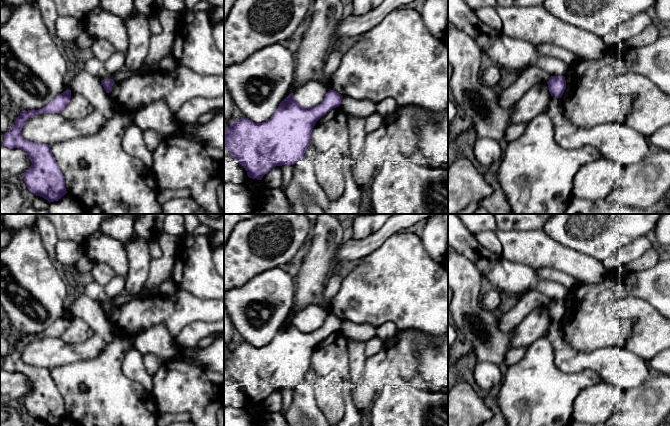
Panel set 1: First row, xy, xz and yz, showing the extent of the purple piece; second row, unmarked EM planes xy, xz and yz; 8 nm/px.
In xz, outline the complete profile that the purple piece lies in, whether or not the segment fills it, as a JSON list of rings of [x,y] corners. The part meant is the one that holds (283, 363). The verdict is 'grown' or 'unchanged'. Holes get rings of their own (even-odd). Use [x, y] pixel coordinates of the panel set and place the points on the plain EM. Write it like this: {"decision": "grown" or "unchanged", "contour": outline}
{"decision": "unchanged", "contour": [[[329,313],[324,324],[314,331],[300,330],[293,318],[286,321],[266,346],[255,347],[245,340],[224,355],[224,369],[245,392],[249,402],[261,404],[275,390],[293,389],[304,382],[311,368],[311,357],[316,346],[333,332],[339,331],[343,320]]]}

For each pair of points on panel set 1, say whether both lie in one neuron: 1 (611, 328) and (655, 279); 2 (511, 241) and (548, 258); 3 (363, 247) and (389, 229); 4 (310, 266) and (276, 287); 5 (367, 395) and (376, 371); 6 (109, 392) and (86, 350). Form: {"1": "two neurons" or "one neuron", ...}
{"1": "one neuron", "2": "one neuron", "3": "one neuron", "4": "two neurons", "5": "one neuron", "6": "two neurons"}

